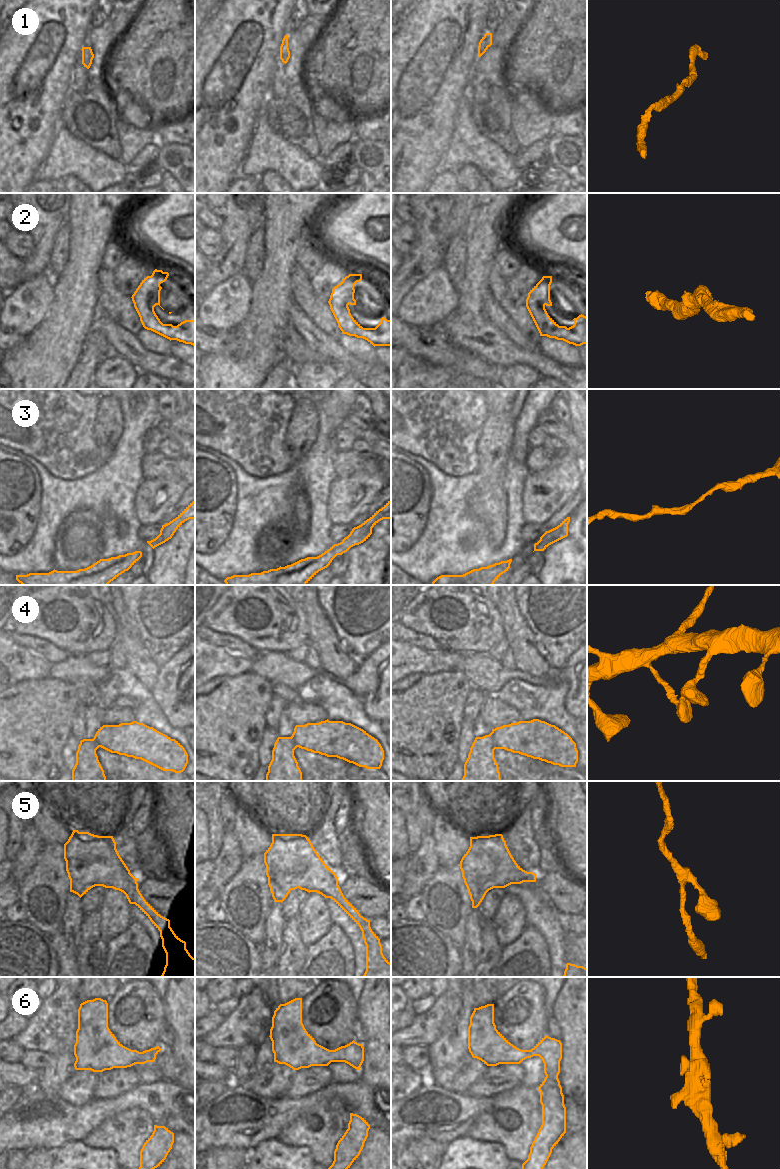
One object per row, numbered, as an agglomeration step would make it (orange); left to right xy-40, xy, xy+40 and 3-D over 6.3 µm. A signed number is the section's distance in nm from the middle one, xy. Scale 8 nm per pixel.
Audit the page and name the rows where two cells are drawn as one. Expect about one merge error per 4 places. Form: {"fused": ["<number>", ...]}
{"fused": []}

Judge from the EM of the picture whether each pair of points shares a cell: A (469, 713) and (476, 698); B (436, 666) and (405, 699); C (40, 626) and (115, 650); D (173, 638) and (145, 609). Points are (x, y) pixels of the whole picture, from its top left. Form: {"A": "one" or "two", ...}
{"A": "one", "B": "two", "C": "two", "D": "one"}

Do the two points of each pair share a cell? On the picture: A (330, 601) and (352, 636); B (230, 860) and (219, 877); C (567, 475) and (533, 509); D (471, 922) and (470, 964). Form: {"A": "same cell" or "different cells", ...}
{"A": "same cell", "B": "same cell", "C": "same cell", "D": "same cell"}

